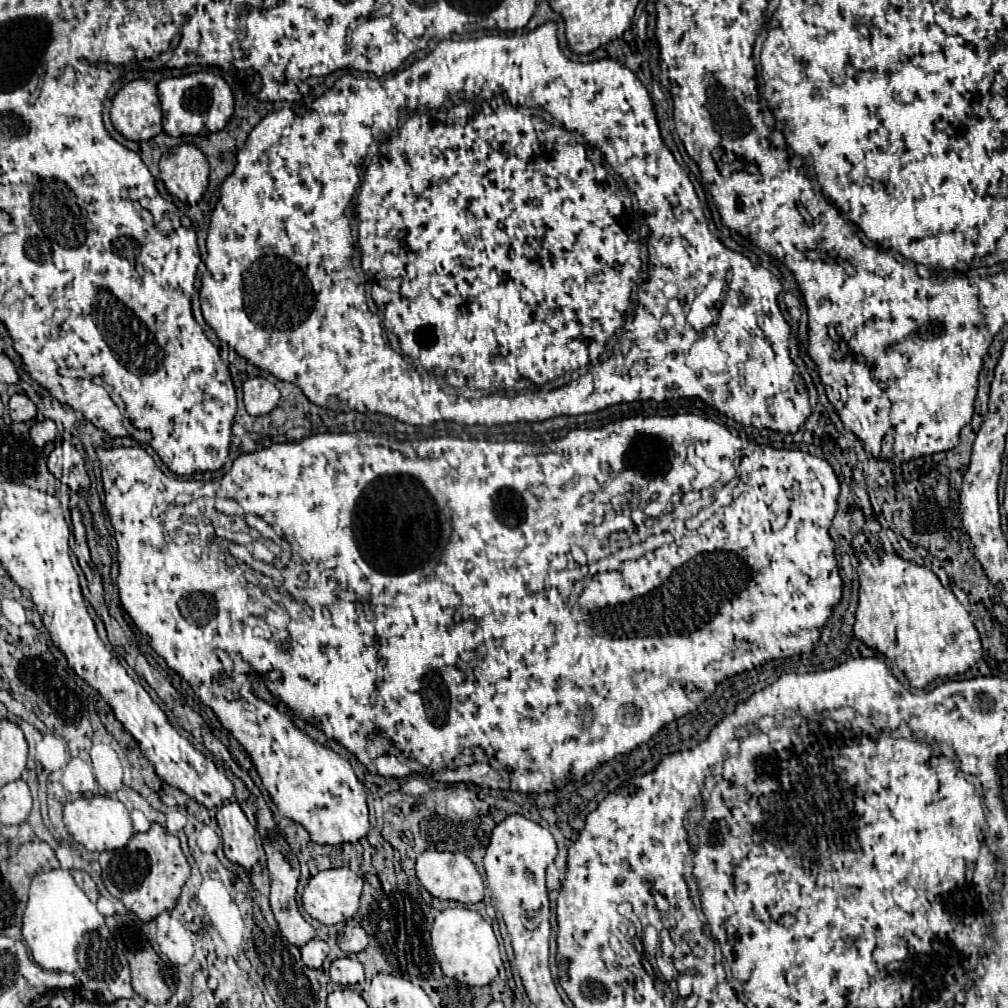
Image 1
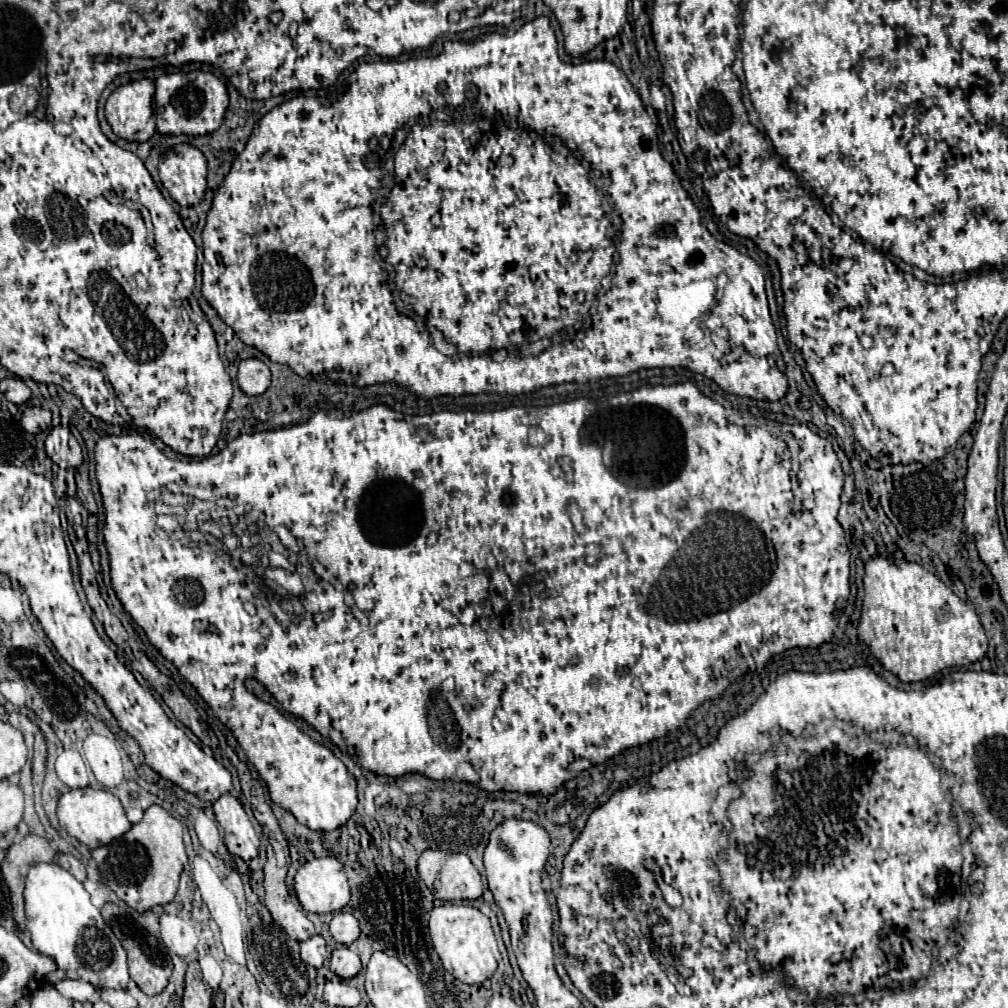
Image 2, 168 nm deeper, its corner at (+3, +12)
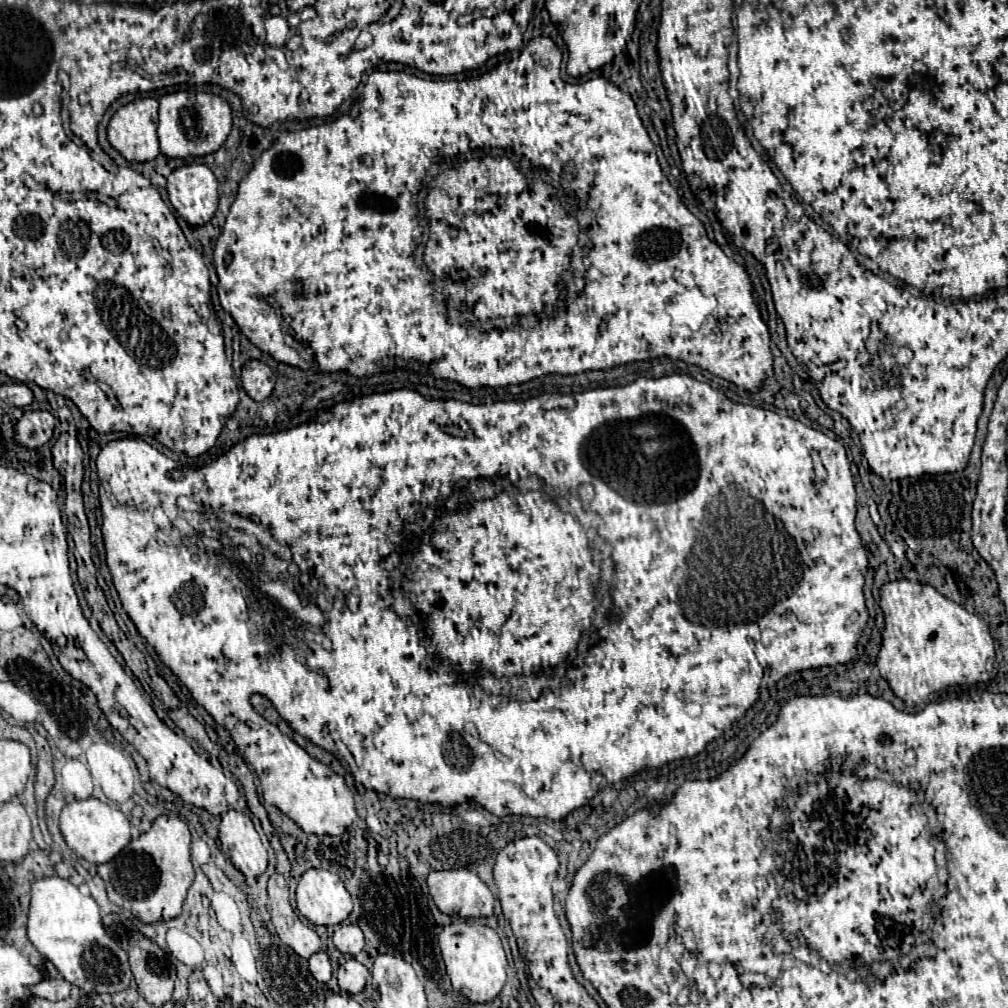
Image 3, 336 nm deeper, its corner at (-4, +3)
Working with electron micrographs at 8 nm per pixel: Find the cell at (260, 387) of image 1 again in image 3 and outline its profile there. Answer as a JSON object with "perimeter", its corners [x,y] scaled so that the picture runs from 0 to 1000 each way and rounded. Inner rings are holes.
{"perimeter":[[[249,356],[241,362],[241,372],[239,372],[239,380],[241,386],[245,388],[245,392],[253,398],[261,398],[269,392],[271,382],[273,382],[273,372],[267,366],[267,362],[263,362],[261,358]]]}

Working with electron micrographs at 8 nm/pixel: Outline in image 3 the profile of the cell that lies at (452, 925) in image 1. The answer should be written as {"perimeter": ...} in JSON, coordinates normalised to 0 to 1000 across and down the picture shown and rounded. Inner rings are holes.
{"perimeter":[[[473,914],[447,916],[436,926],[436,939],[443,967],[453,985],[461,987],[467,995],[485,995],[497,985],[503,971],[503,949],[493,924]]]}

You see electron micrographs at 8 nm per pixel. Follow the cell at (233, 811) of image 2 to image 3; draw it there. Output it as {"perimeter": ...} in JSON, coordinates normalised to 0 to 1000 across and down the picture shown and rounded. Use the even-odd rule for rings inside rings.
{"perimeter":[[[227,803],[217,818],[217,834],[221,846],[243,870],[255,870],[265,862],[265,842],[245,807]]]}

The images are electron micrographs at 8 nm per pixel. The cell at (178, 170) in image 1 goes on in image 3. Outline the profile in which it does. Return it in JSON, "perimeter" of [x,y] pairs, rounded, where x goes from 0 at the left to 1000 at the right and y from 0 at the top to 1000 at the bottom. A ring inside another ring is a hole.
{"perimeter":[[[201,162],[174,168],[166,178],[166,191],[174,209],[189,225],[203,223],[215,209],[217,182]]]}

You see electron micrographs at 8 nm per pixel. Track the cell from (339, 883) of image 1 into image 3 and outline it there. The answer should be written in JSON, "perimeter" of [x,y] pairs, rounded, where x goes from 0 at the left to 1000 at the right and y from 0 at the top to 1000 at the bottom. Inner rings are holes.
{"perimeter":[[[307,862],[293,884],[297,906],[311,918],[336,918],[350,902],[350,894],[336,868],[322,862]]]}

